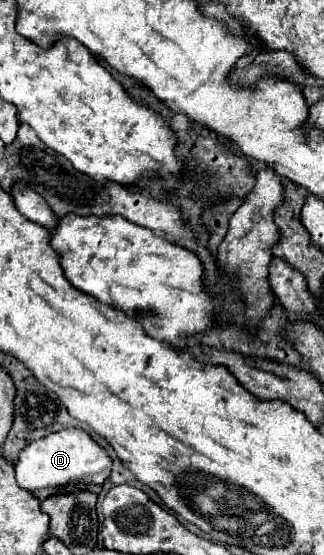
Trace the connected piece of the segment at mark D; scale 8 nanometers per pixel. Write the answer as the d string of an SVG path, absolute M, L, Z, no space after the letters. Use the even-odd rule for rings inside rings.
M62 429L30 443L16 461L18 485L26 491L62 487L72 483L104 483L110 477L112 459L84 429Z

